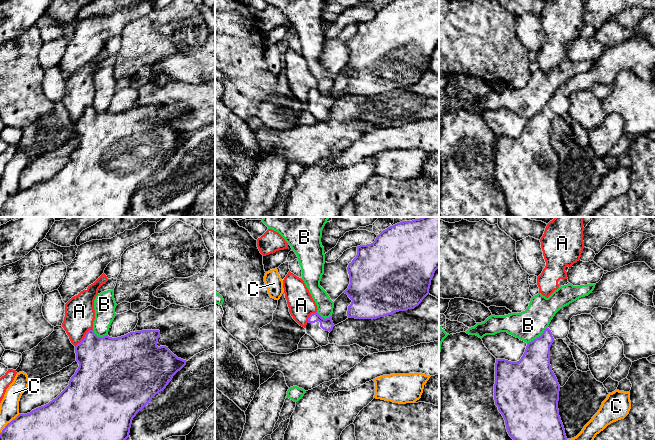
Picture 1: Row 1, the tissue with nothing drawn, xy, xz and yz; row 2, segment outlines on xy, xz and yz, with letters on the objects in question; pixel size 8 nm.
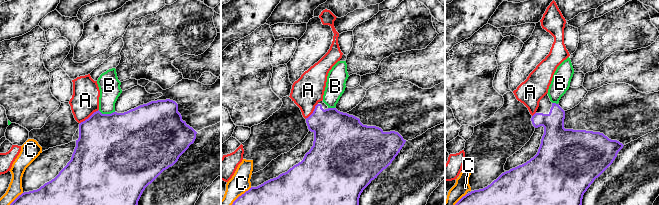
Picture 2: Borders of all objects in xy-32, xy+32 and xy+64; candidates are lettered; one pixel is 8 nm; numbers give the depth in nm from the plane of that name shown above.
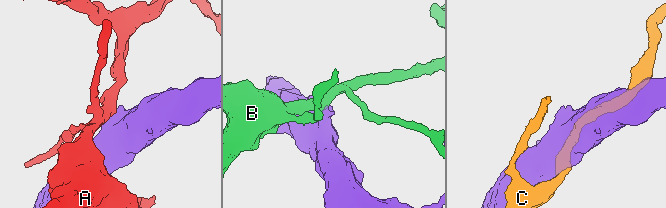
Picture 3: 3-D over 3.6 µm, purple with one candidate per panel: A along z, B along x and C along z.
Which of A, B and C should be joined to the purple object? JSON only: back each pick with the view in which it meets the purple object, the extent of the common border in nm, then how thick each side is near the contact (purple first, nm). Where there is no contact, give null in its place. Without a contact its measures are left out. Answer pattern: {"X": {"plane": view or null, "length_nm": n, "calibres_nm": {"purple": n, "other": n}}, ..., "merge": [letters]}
{"merge": []}

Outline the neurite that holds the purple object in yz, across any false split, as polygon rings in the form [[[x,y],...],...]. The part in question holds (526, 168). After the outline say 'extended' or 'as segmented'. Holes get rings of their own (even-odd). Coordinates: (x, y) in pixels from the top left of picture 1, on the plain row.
[[[633,38],[603,50],[594,66],[560,85],[544,108],[527,119],[525,128],[517,138],[496,135],[494,176],[502,190],[507,208],[514,217],[567,217],[565,205],[559,192],[558,177],[560,161],[551,145],[550,123],[556,115],[565,115],[573,92],[591,90],[594,84],[612,85],[622,70],[629,70],[647,82],[654,82],[655,46],[645,38]]] | extended

